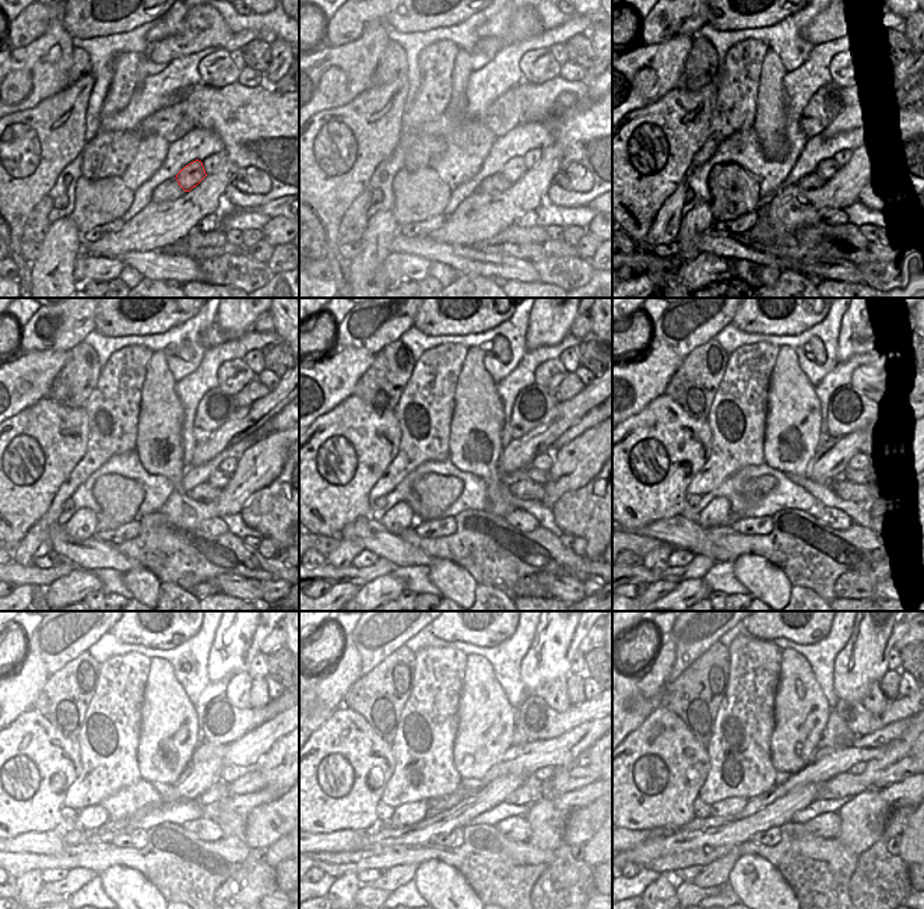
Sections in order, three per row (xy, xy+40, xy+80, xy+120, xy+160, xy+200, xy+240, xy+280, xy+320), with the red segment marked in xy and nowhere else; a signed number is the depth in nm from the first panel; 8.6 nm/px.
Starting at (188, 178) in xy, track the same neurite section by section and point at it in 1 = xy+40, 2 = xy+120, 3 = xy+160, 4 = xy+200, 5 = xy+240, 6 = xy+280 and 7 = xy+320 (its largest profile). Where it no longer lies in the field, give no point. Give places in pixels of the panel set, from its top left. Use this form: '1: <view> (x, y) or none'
1: xy+40 (515, 168)
2: xy+120 (220, 478)
3: xy+160 (538, 476)
4: xy+200 (865, 474)
5: xy+240 (253, 779)
6: xy+280 (580, 774)
7: xy+320 (895, 774)

